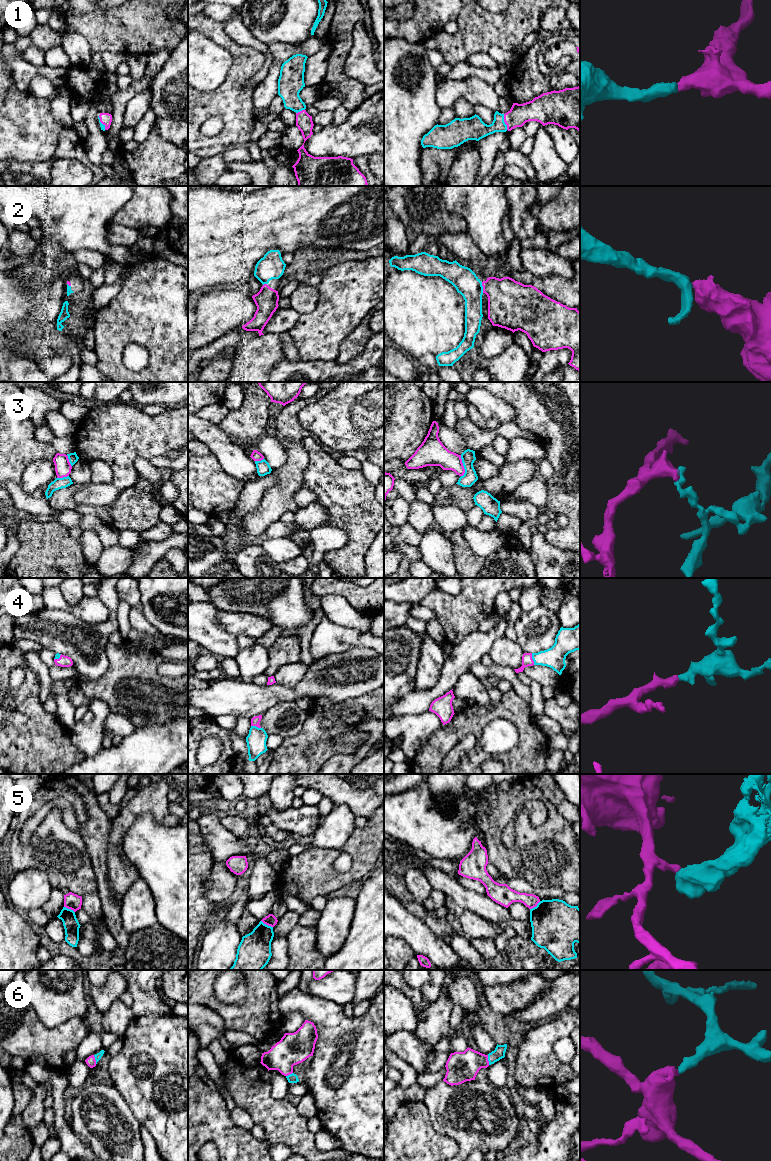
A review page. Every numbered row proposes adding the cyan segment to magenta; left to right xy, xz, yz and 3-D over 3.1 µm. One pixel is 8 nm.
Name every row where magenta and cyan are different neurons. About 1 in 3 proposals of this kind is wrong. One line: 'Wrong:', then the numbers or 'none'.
Wrong: 3, 5

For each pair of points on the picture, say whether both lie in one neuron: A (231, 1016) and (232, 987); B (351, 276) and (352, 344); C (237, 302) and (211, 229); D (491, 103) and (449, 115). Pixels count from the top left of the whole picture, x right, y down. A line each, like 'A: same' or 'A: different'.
A: different
B: different
C: different
D: different

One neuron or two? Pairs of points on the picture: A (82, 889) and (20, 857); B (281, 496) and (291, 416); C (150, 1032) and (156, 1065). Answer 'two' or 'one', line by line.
A: one
B: one
C: one

